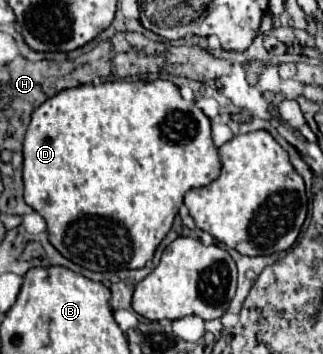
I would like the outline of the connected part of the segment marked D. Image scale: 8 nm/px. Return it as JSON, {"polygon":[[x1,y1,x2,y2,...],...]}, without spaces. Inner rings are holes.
{"polygon":[[105,81,99,85,81,85,75,89,65,89,57,93,55,97,47,99,39,109,33,111,31,123,23,142,23,183,24,183,24,200,29,207,33,207,47,223,47,233,51,245,69,261,75,265,81,265,89,271,121,271,121,269,141,269,145,267,161,243,161,239,169,233,175,215,179,213,179,207,183,205,183,197,189,189,195,187,205,187,211,181,219,177,221,171,221,161,217,155,217,147,211,141,211,125,209,117,197,109,193,103,185,101,179,95,179,89,171,81],[99,219,109,219,113,225,97,225]]}

